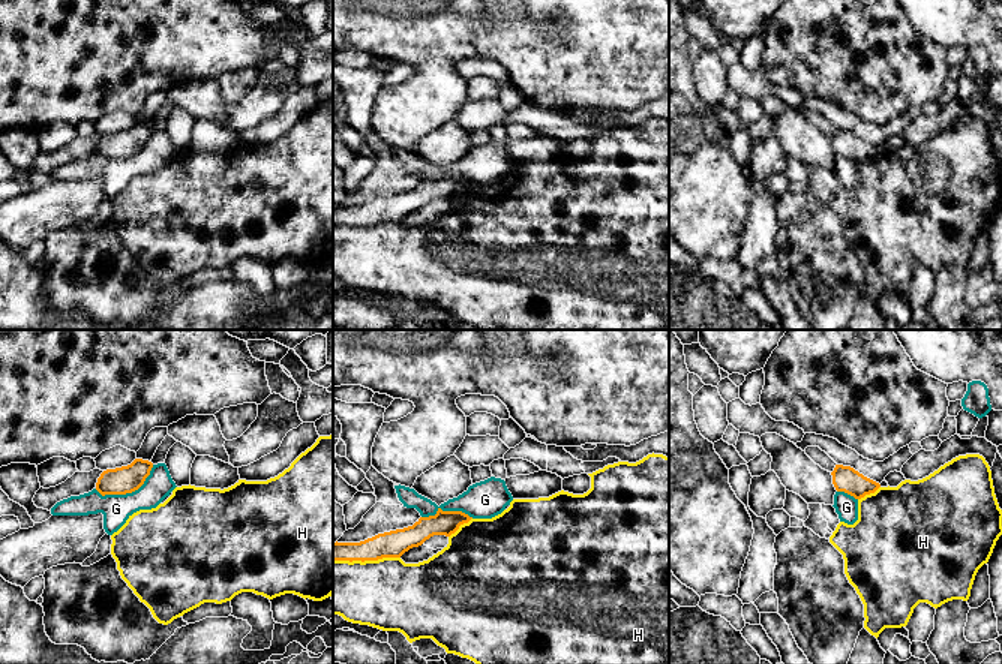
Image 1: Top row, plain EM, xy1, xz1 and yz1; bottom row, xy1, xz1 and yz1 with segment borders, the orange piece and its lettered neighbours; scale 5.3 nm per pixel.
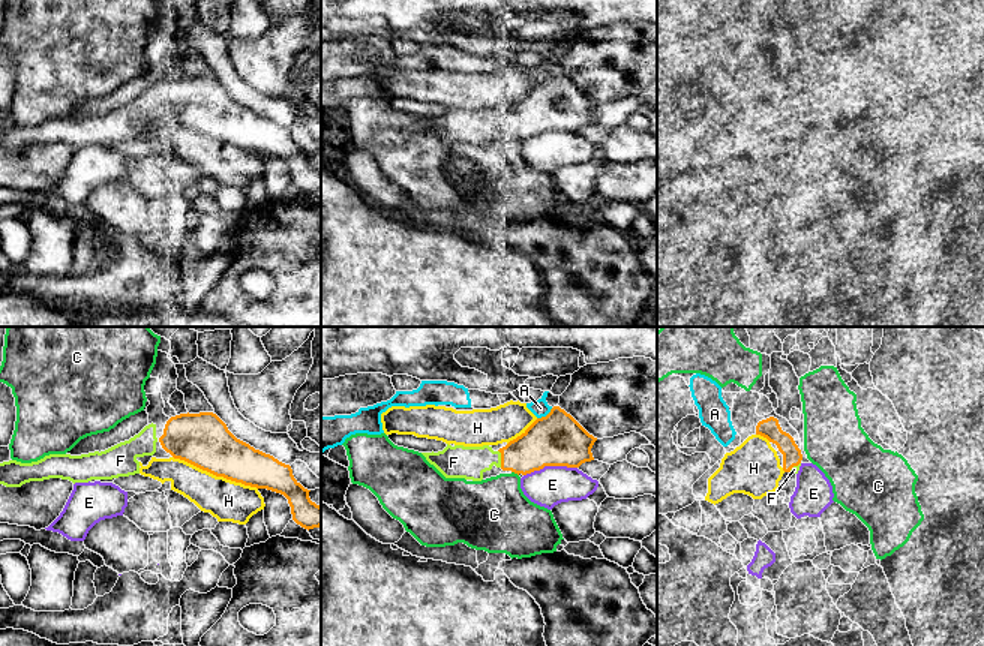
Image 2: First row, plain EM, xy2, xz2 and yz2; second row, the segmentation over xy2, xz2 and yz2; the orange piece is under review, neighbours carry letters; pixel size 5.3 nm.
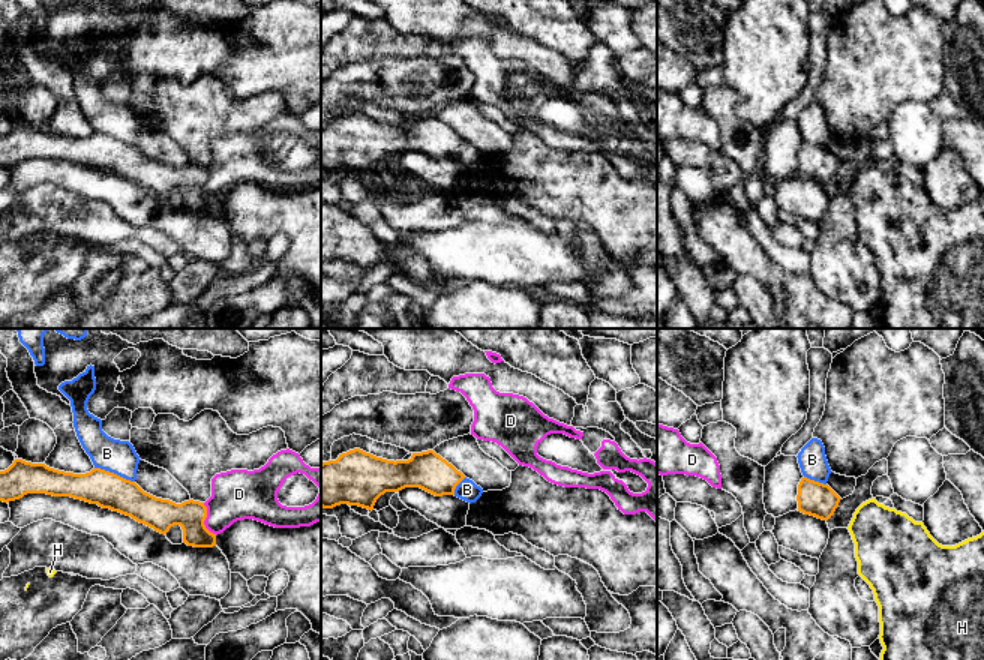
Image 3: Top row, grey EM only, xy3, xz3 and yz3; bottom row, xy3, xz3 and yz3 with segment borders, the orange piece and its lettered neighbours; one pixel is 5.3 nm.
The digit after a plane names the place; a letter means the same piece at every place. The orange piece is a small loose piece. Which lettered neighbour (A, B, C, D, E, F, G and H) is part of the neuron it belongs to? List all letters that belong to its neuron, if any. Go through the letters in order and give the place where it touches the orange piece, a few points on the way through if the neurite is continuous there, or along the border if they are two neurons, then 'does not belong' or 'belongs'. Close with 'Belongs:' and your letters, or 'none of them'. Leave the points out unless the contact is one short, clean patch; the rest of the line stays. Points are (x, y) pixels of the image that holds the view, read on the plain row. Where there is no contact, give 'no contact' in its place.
A: xz2 (546, 80) | does not belong
B: xy3 (113, 137) | along xy3 (95, 131), (113, 135), (134, 146) | does not belong
C: xz2 (515, 137) | does not belong
D: xy3 (204, 183) | does not belong
E: xz2 (549, 129) | along xz2 (576, 131), (543, 131), (524, 140) | does not belong
F: xz2 (501, 123) | belongs
G: xy1 (128, 156) | along xy1 (153, 129), (146, 144), (131, 156), (101, 159), (95, 153) | does not belong
H: xy2 (215, 138) | does not belong
Belongs: F

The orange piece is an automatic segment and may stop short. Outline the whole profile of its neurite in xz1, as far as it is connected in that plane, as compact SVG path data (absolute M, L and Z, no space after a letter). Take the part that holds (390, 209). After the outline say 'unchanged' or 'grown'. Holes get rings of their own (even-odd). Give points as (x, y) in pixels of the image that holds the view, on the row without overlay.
M442 175L435 180L420 181L412 190L378 198L360 207L333 207L333 225L378 225L400 222L412 211L422 210L434 199L450 201L460 189L472 181L462 175Z; unchanged

